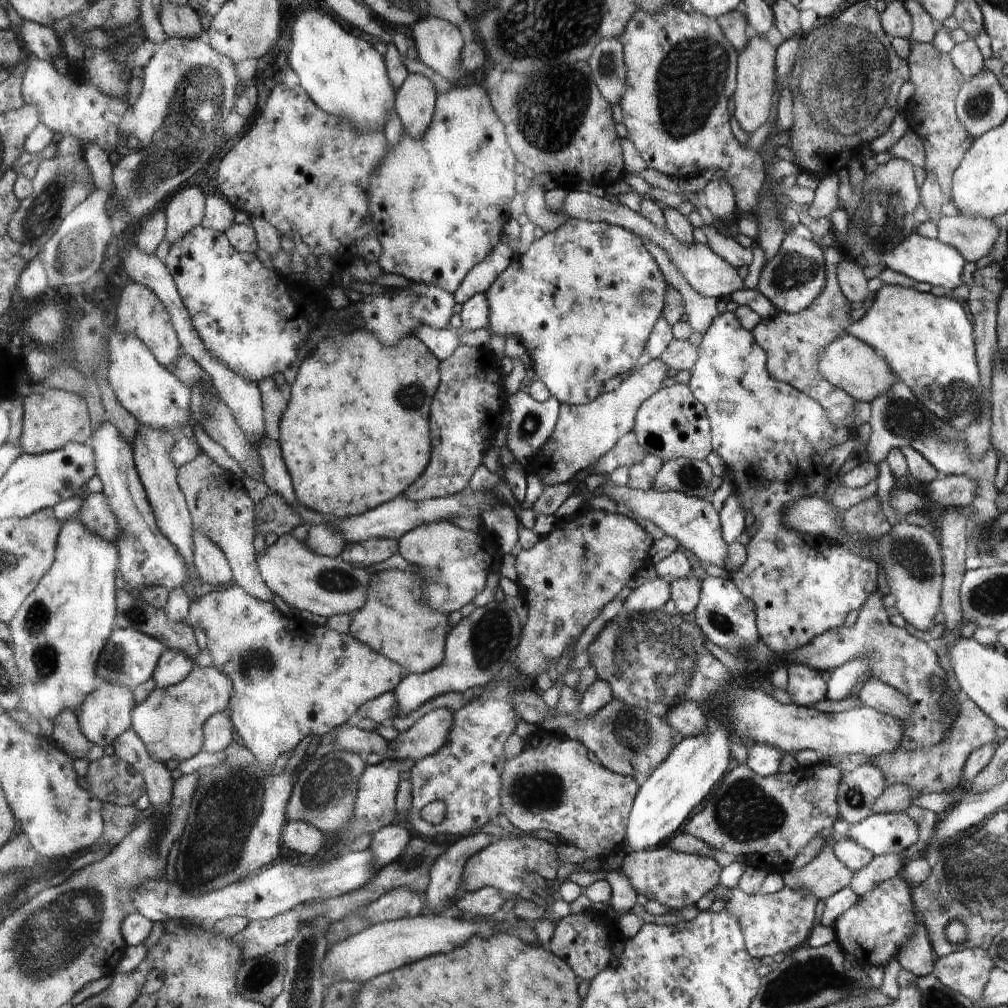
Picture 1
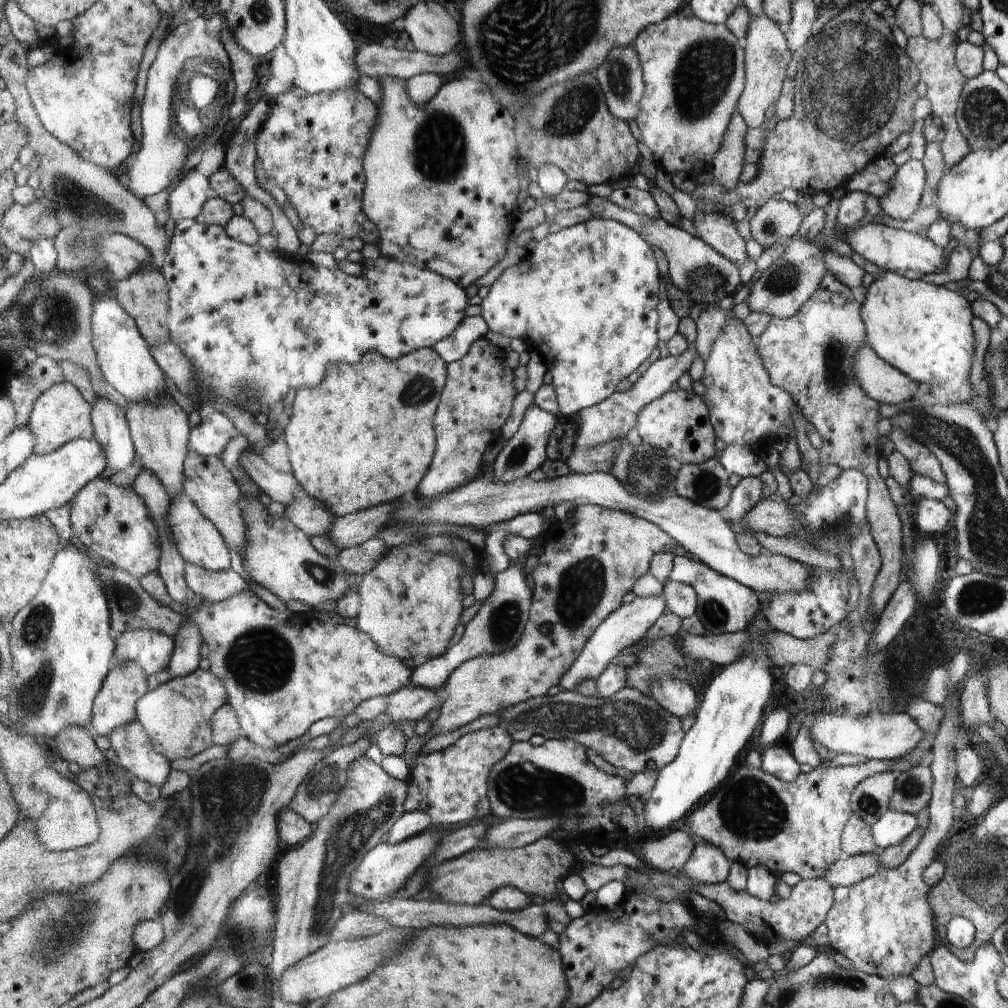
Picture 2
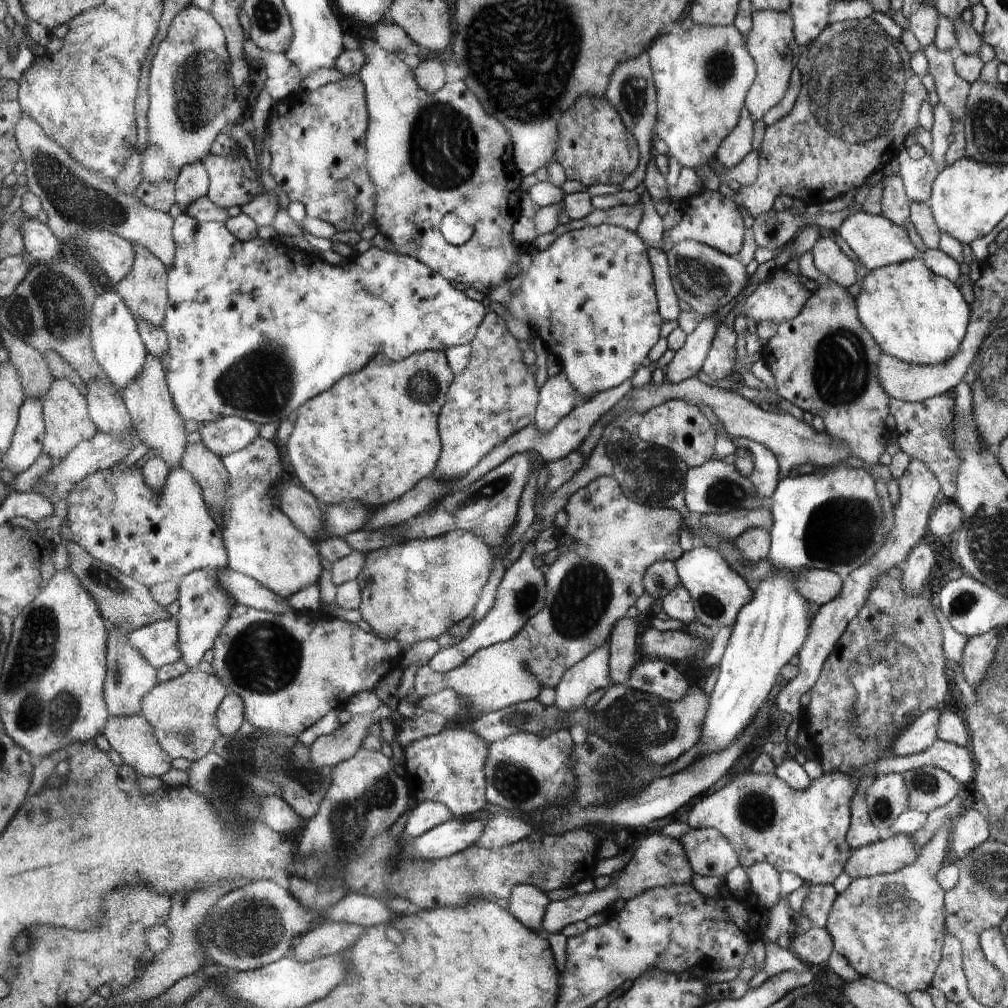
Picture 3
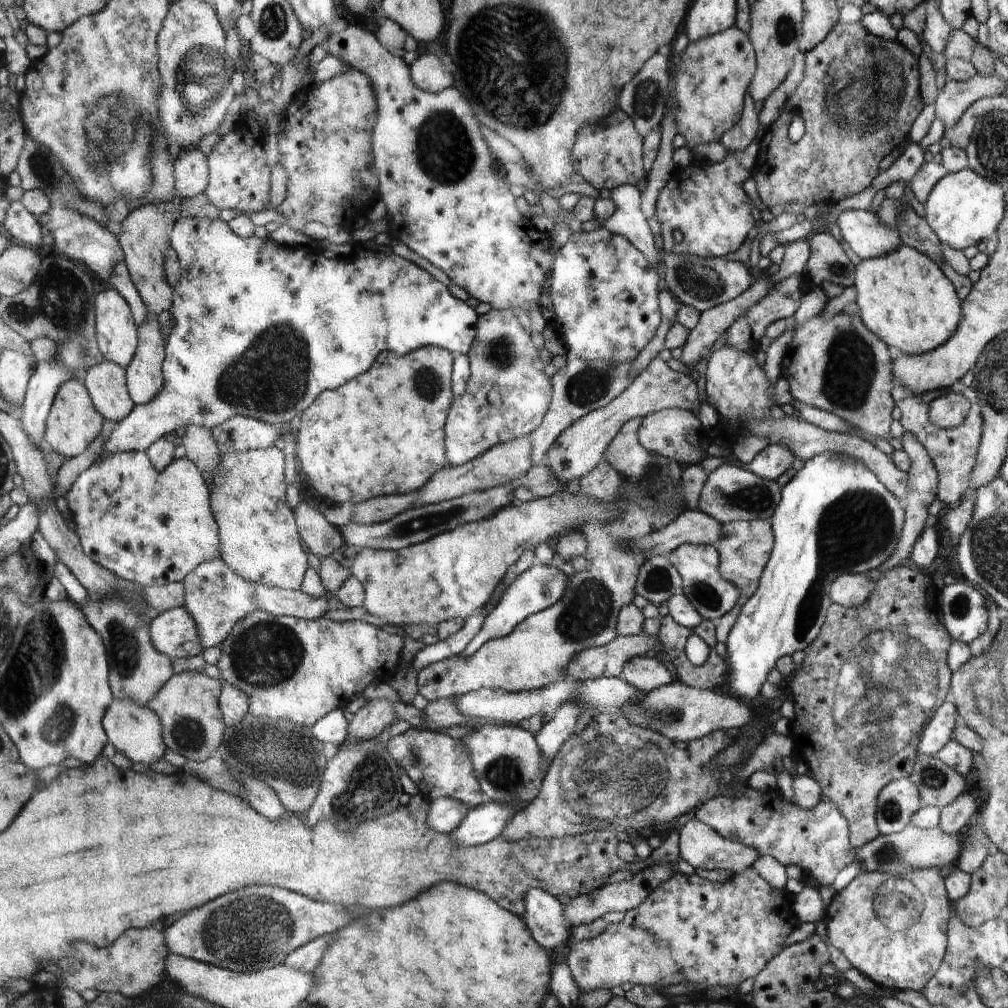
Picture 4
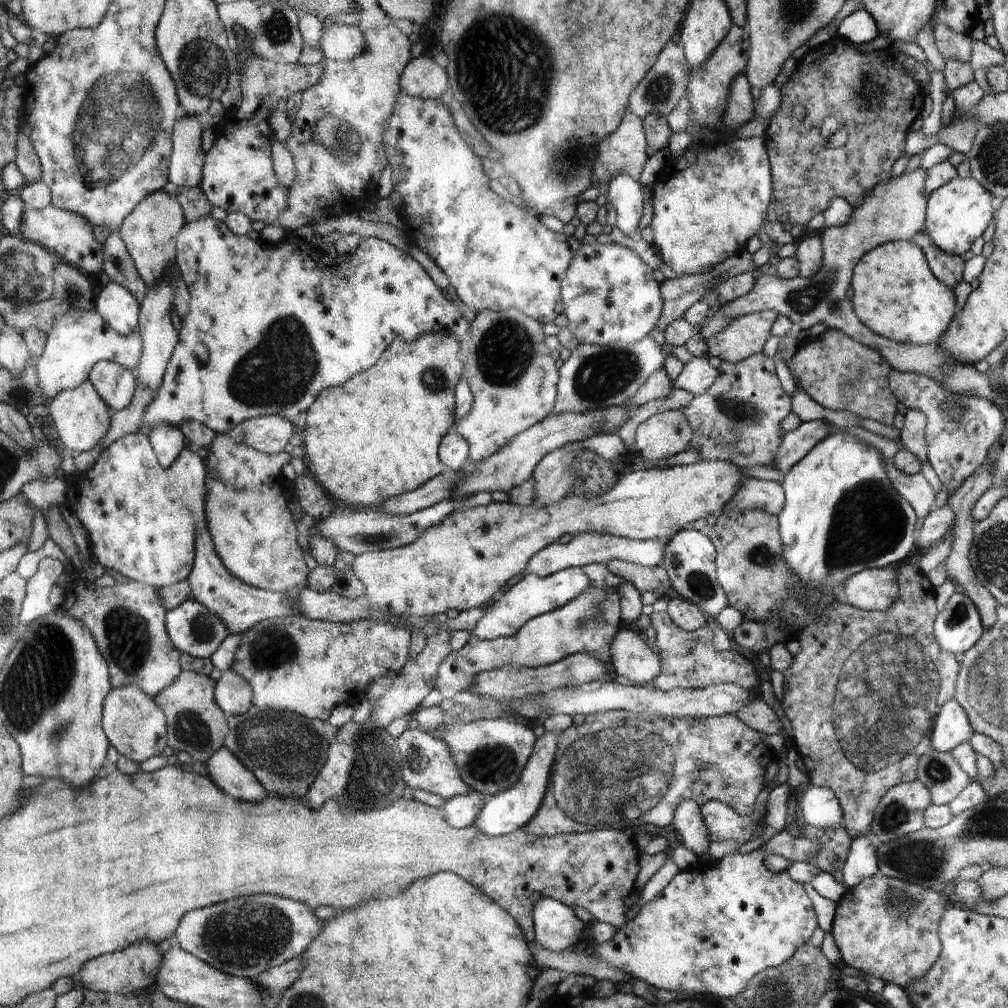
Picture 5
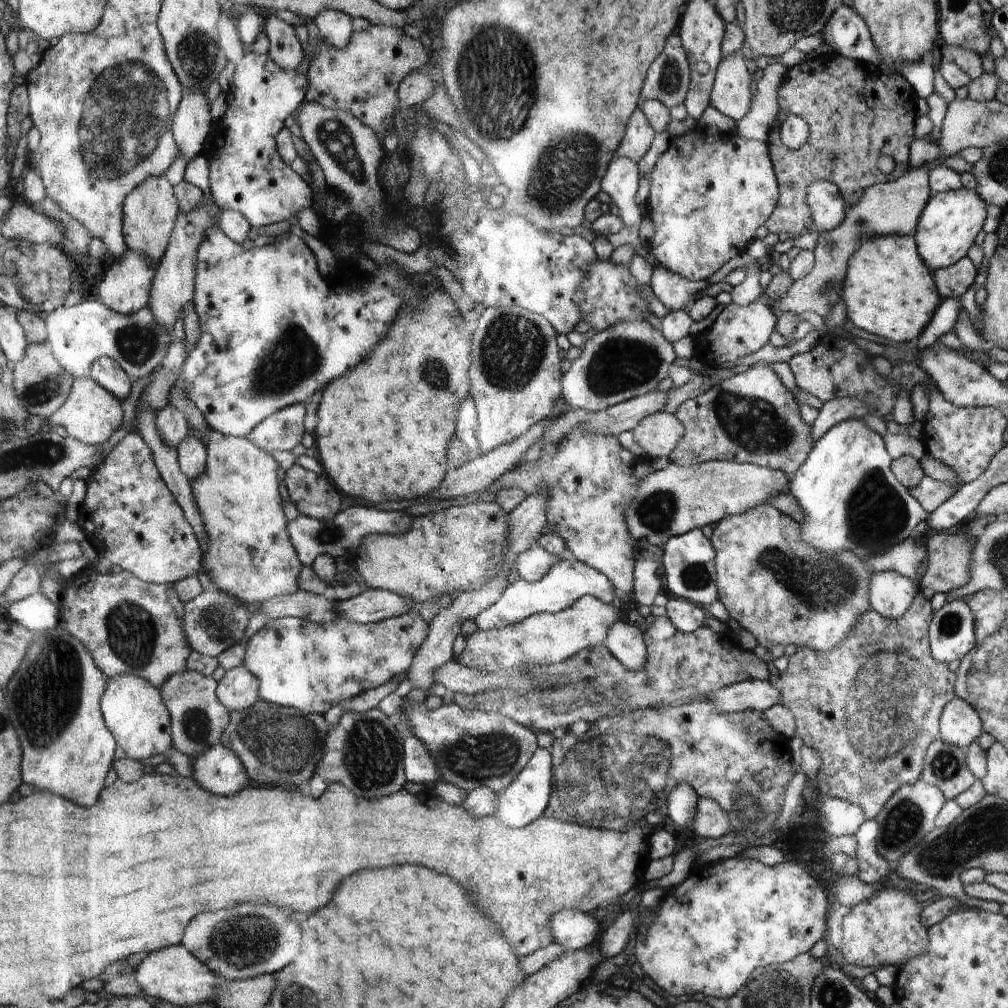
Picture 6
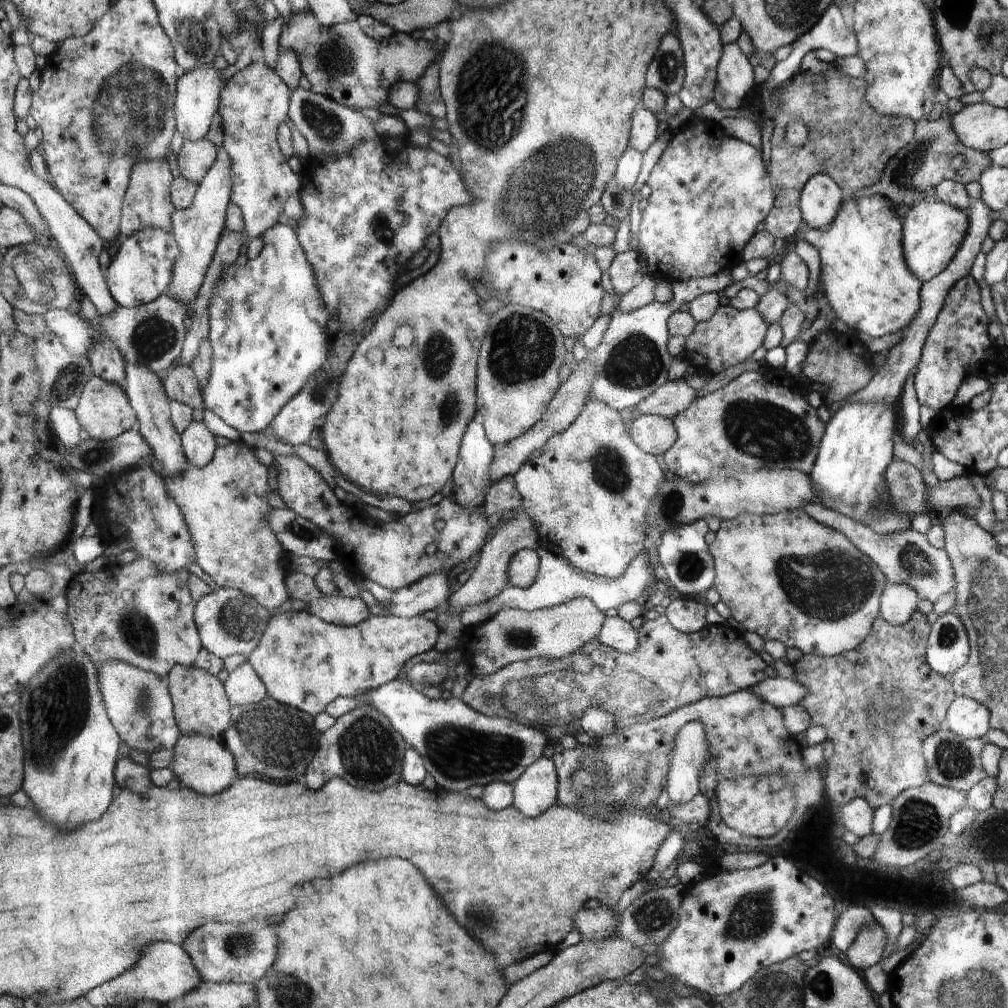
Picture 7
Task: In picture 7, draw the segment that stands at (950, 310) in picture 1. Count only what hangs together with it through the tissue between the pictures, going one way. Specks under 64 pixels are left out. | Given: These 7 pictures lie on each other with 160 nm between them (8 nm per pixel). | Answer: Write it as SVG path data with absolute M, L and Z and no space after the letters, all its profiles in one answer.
M876 193L848 199L841 204L834 222L829 227L812 229L806 234L800 234L798 239L807 240L818 250L821 258L821 302L830 305L836 318L840 318L850 332L855 334L862 330L872 337L884 336L904 331L918 316L924 283L910 272L906 264L901 241L902 222L898 220L894 205L888 197Z

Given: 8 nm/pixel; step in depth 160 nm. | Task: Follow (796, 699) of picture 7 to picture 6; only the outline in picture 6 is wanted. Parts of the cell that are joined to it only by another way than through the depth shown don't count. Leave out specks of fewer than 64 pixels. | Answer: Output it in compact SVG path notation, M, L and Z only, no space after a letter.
M745 680L717 690L710 697L720 712L757 710L763 713L781 702L778 685L770 681Z

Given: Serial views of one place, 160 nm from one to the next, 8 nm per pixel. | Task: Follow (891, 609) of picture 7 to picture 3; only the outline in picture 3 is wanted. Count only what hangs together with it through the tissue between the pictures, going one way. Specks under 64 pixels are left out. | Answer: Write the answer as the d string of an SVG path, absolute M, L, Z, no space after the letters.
M810 569L798 578L797 585L811 603L822 606L840 594L843 580L832 570Z

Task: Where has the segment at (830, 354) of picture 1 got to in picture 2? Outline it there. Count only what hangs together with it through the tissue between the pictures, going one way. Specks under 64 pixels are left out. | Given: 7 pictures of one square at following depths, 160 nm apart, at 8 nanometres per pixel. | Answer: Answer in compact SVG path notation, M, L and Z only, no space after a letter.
M868 346L859 350L855 371L866 394L882 404L900 404L922 391L906 373L894 368Z

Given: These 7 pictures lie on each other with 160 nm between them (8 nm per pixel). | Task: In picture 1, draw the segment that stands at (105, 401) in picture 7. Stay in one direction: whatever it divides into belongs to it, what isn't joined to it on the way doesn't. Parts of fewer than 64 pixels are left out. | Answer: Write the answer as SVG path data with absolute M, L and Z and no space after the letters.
M47 389L40 394L32 393L23 406L21 447L24 452L39 455L60 450L70 442L90 443L94 428L89 416L88 402L84 396L62 389Z

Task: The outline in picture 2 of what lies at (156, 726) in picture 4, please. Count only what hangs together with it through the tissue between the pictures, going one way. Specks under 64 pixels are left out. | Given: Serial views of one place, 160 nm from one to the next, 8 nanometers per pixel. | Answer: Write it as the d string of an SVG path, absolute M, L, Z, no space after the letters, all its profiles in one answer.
M138 719L133 720L132 723L116 728L116 730L108 736L108 740L118 757L117 762L122 768L125 768L132 777L142 779L144 782L156 785L158 788L166 781L166 777L170 774L171 770L170 761L154 750L148 733Z

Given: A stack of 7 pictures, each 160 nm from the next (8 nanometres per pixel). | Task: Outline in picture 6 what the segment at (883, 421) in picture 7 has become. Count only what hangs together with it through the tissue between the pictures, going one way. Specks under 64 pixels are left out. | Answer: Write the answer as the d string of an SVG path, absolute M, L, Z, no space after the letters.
M848 419L829 428L813 444L813 450L796 474L789 476L789 493L798 500L804 511L801 537L819 551L854 551L868 564L868 557L886 552L916 535L918 522L926 522L930 513L893 475L890 455L884 440L870 429L863 419Z

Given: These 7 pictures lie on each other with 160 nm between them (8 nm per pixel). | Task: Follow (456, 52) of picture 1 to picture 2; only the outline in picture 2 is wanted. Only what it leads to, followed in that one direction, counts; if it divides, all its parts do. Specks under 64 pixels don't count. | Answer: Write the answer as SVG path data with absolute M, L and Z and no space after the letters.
M422 2L403 18L407 37L418 51L442 56L460 42L460 26L442 4Z

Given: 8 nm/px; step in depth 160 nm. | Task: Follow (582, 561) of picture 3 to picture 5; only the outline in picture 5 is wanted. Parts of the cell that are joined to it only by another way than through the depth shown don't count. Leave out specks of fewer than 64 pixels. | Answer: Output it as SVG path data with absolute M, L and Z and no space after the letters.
M593 584L564 607L530 619L514 636L481 641L472 634L460 650L452 652L441 662L435 686L445 697L466 692L470 682L482 671L510 665L543 667L576 653L592 653L607 660L612 640L621 626L621 594L617 588L602 590Z

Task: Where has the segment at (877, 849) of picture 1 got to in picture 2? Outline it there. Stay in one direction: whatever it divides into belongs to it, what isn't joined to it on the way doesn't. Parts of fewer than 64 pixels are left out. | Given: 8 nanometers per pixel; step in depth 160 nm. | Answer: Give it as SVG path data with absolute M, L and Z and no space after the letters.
M890 809L871 826L878 850L901 843L917 829L917 824L915 814Z

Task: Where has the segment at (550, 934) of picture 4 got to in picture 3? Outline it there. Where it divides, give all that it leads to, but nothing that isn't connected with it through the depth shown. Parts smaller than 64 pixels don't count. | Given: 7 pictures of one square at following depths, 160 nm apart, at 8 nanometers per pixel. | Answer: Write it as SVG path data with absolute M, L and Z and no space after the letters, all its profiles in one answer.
M521 884L513 888L507 910L528 928L534 928L534 931L544 934L543 920L550 901L547 893L534 885Z

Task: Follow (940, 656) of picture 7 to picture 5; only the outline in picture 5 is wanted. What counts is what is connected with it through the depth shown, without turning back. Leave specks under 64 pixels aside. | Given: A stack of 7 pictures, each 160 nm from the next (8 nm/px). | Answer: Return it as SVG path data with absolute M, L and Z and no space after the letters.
M959 589L937 614L933 624L937 643L956 656L962 656L963 652L972 648L984 631L978 609Z

